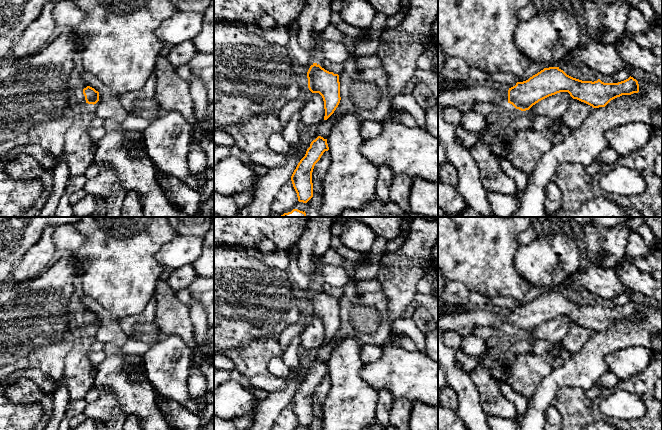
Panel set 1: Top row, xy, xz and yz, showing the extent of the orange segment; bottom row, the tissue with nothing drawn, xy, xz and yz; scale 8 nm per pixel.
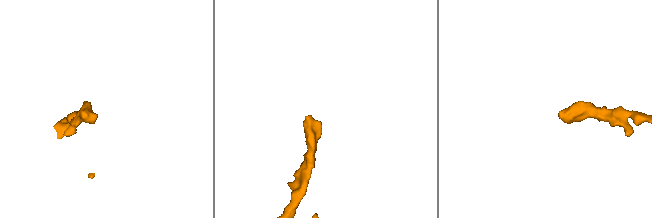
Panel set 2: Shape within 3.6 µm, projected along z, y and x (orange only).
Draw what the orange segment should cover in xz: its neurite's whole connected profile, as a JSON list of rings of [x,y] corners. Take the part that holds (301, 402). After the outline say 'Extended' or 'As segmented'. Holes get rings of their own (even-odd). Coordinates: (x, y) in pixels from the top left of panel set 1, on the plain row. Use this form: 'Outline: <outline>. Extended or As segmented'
Outline: [[[318,360],[311,366],[305,380],[294,394],[291,405],[299,426],[307,427],[313,421],[312,396],[323,377],[328,374],[327,363]]]. As segmented

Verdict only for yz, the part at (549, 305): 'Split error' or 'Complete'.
Split error

